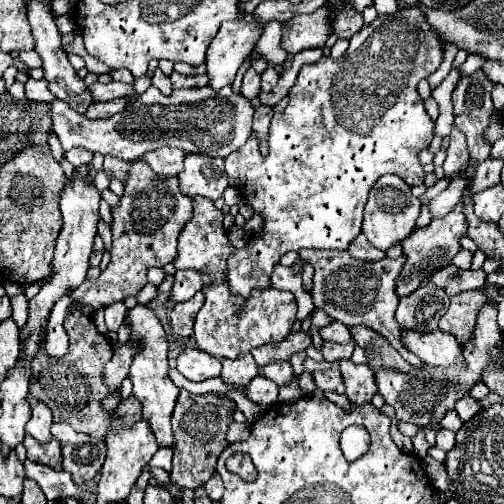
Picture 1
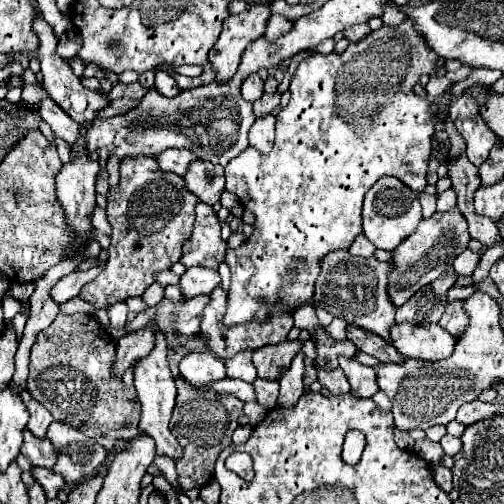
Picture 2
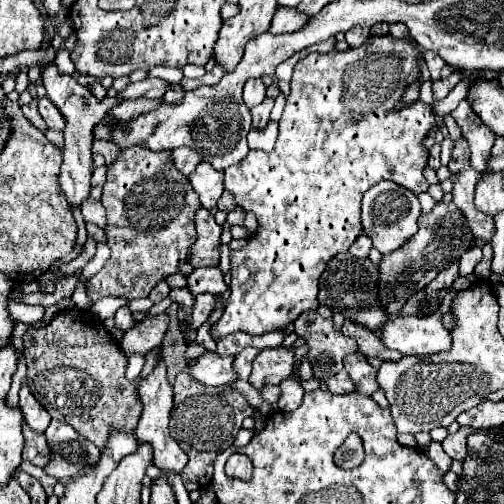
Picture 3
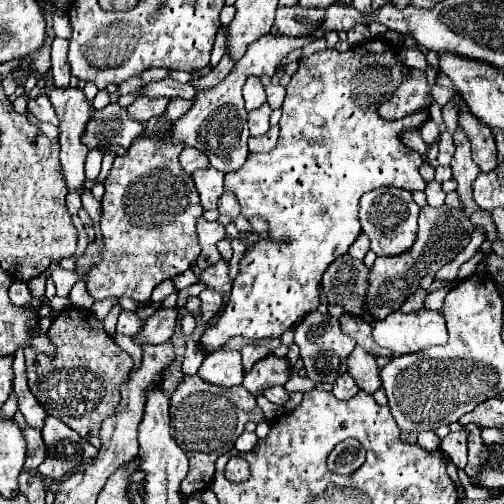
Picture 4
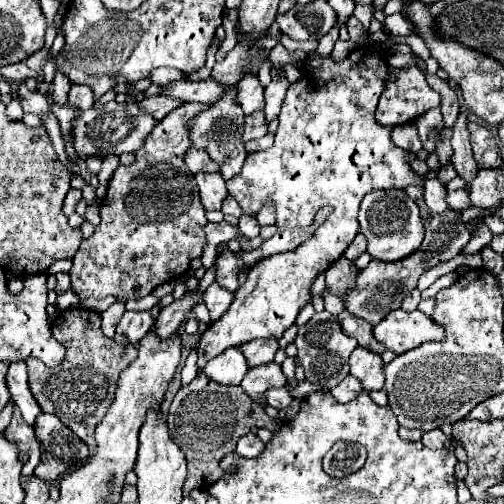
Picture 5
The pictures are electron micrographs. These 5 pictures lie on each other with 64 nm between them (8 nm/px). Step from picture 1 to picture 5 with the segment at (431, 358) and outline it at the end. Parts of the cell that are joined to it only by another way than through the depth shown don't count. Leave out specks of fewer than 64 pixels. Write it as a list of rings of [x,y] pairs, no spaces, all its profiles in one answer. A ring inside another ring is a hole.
[[[394,310],[374,326],[374,336],[388,350],[402,354],[424,342],[442,340],[444,328],[434,324],[432,318],[422,314],[420,310],[414,310],[414,312]]]

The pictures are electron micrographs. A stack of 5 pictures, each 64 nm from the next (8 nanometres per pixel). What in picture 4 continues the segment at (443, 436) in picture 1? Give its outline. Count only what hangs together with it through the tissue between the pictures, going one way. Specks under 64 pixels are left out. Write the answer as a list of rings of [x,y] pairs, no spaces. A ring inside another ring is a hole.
[[[464,430],[450,432],[442,440],[442,444],[440,444],[442,452],[452,458],[452,462],[454,462],[454,466],[458,470],[464,470],[466,468],[466,436],[468,436],[468,432],[464,432]]]

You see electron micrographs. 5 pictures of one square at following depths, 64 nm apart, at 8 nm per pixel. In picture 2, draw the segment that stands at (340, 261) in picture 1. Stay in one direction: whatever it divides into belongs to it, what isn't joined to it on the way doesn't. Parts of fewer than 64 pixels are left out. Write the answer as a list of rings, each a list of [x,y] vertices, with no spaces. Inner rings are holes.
[[[346,250],[330,252],[322,260],[322,272],[316,282],[316,306],[322,306],[326,312],[346,320],[348,324],[368,328],[384,340],[390,340],[388,328],[394,322],[394,306],[386,294],[390,270],[392,264],[388,262],[378,262],[374,258],[358,258]]]

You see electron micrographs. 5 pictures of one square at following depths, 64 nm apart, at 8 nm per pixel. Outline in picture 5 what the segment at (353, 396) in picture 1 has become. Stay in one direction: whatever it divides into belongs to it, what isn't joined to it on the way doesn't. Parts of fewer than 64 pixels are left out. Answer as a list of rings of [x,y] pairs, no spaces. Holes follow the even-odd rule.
[[[358,346],[352,352],[350,374],[362,382],[366,392],[380,390],[384,386],[384,362],[382,362],[380,354],[376,354],[372,350]]]

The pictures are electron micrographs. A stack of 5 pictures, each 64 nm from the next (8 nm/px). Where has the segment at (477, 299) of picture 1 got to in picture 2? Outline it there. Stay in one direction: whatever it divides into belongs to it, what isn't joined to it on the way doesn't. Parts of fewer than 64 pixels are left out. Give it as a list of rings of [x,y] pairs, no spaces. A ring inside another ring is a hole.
[[[456,300],[456,302],[448,304],[438,324],[442,328],[446,328],[452,336],[460,336],[468,326],[468,316],[462,310],[462,300]]]

